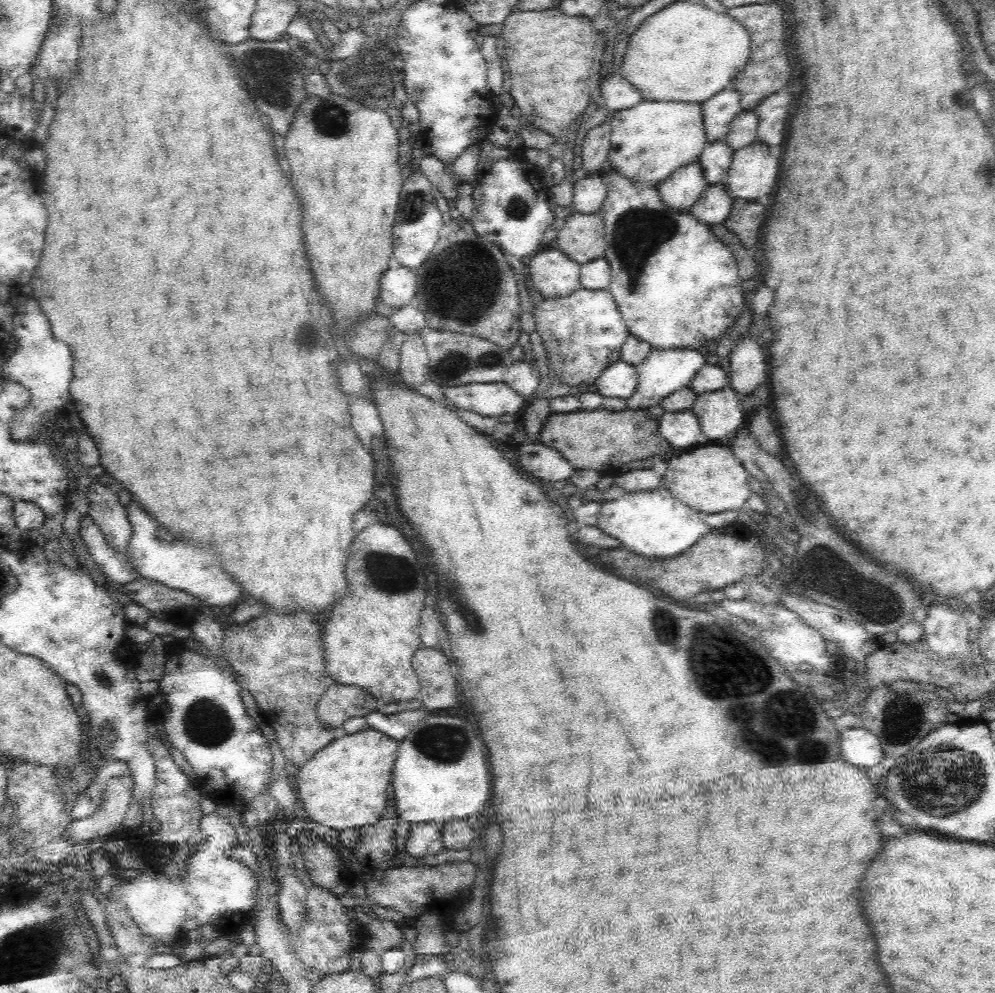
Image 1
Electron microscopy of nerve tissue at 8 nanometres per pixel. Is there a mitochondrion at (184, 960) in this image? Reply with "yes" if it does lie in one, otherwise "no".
no

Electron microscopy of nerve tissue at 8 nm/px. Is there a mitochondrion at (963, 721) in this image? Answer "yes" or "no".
no

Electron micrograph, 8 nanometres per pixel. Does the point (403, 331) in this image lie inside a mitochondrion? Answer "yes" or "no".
no

